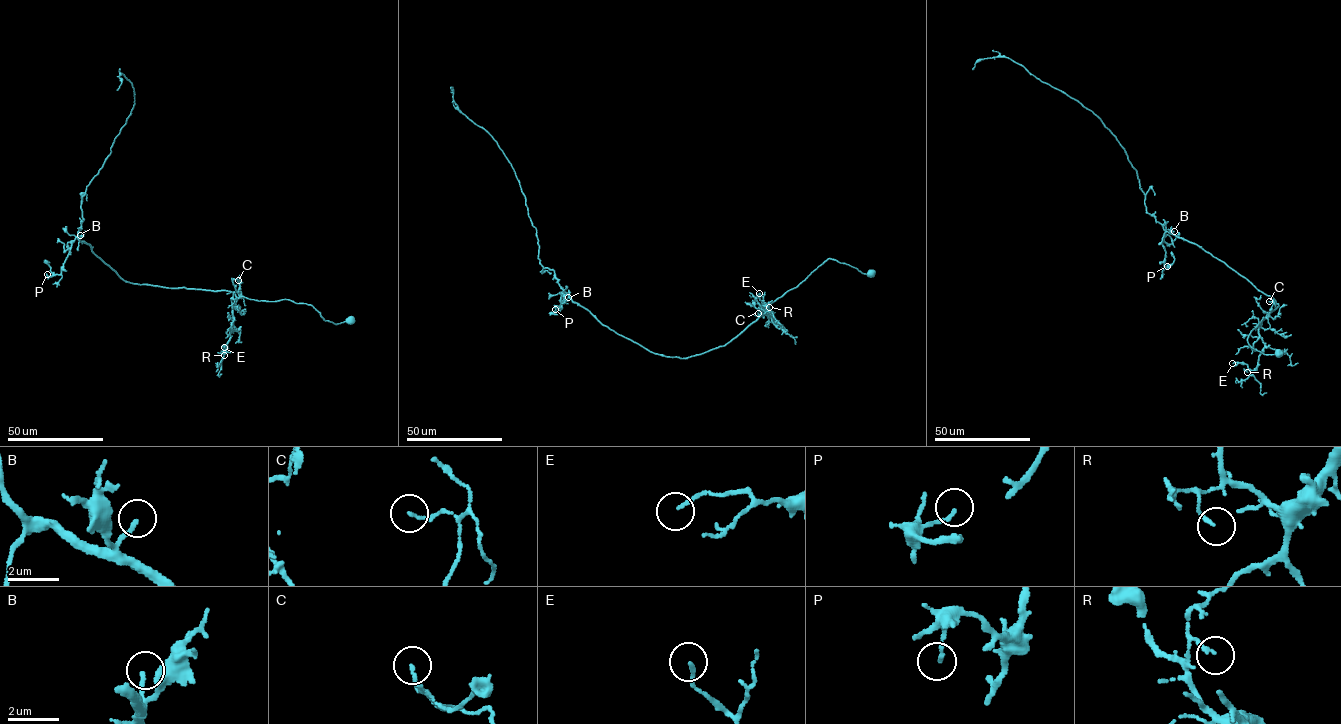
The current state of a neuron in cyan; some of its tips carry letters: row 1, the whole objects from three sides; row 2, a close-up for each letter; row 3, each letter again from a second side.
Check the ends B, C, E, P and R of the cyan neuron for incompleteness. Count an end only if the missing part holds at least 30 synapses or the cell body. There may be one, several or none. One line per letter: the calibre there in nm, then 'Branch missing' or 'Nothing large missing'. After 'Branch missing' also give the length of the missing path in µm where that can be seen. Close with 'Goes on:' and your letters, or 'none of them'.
B: Thickness 170 nm. Branch missing. Missing length about 25 µm
C: Thickness 120 nm. Nothing large missing
E: Thickness 140 nm. Nothing large missing
P: Thickness 130 nm. Nothing large missing
R: Thickness 140 nm. Nothing large missing
Goes on: B

